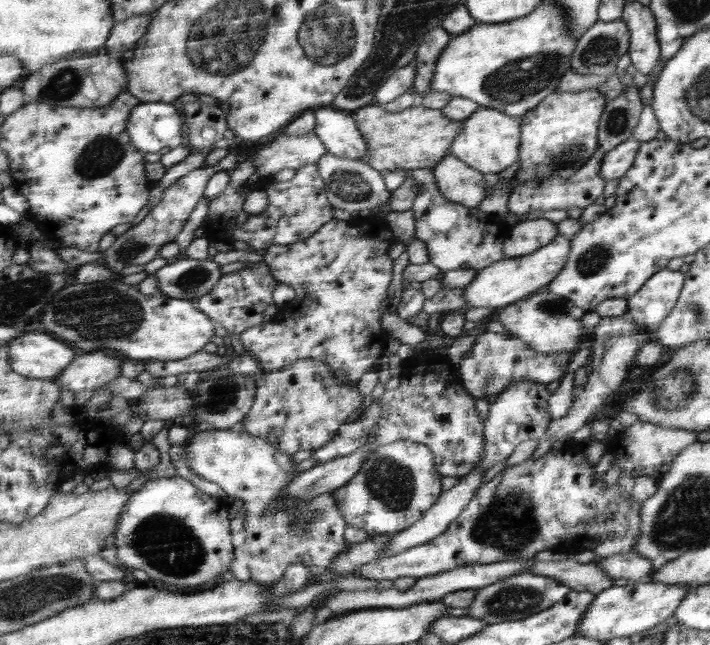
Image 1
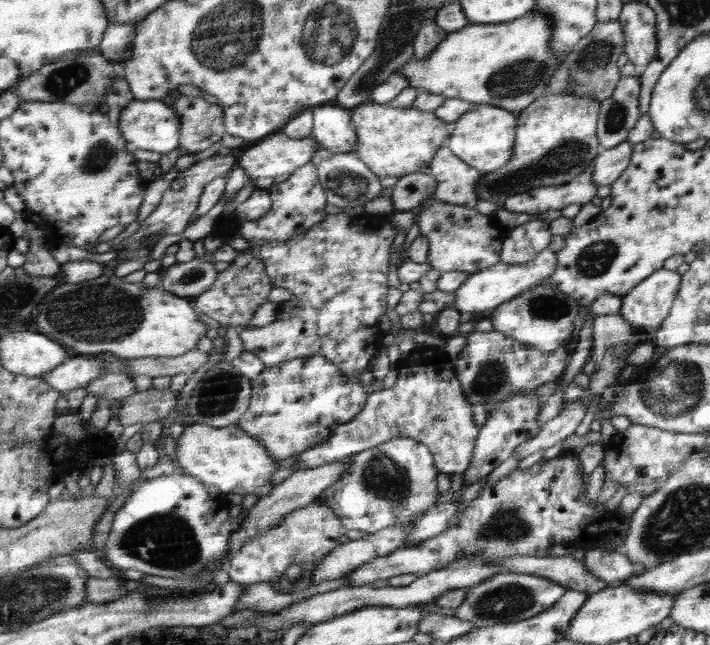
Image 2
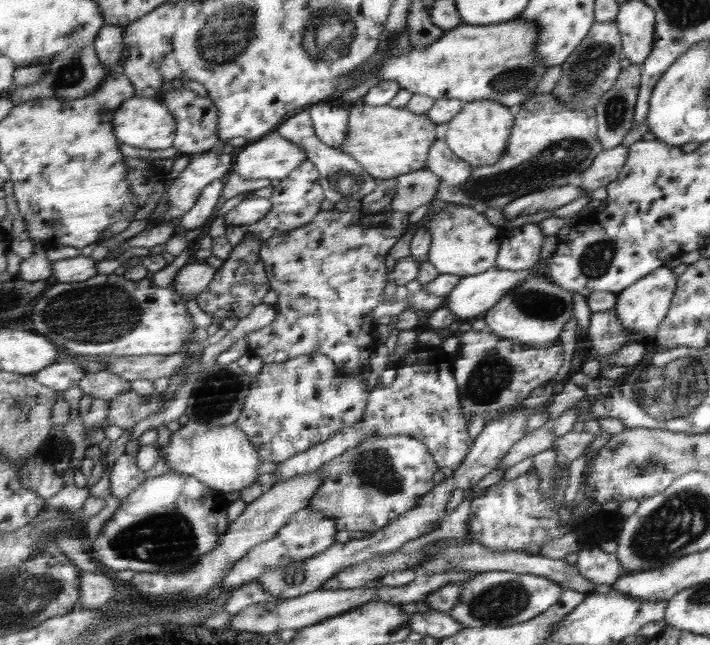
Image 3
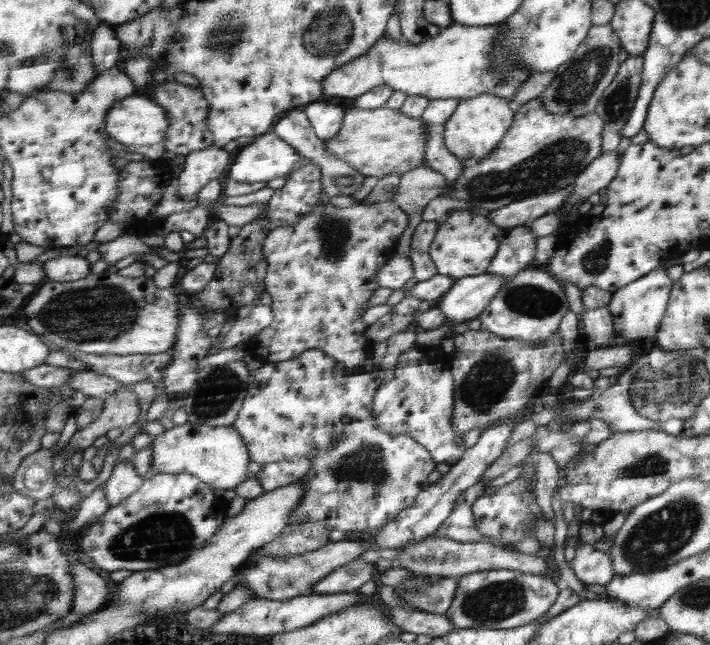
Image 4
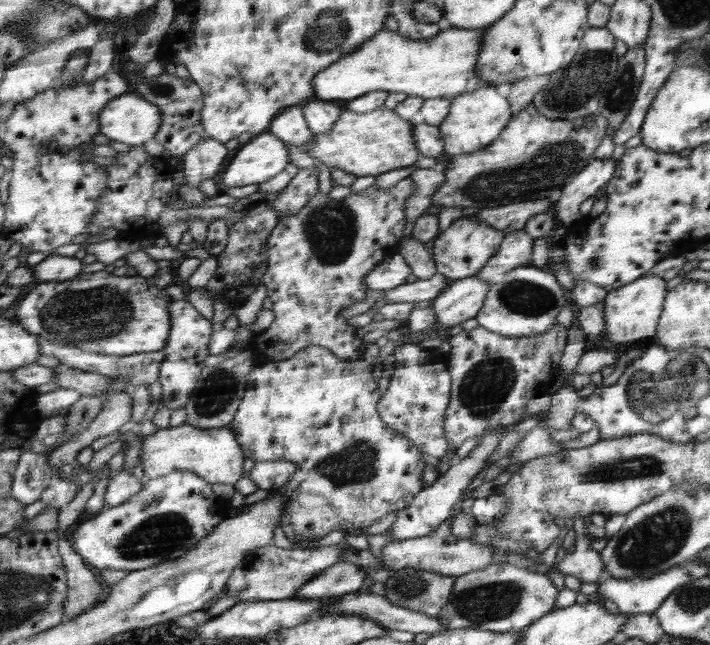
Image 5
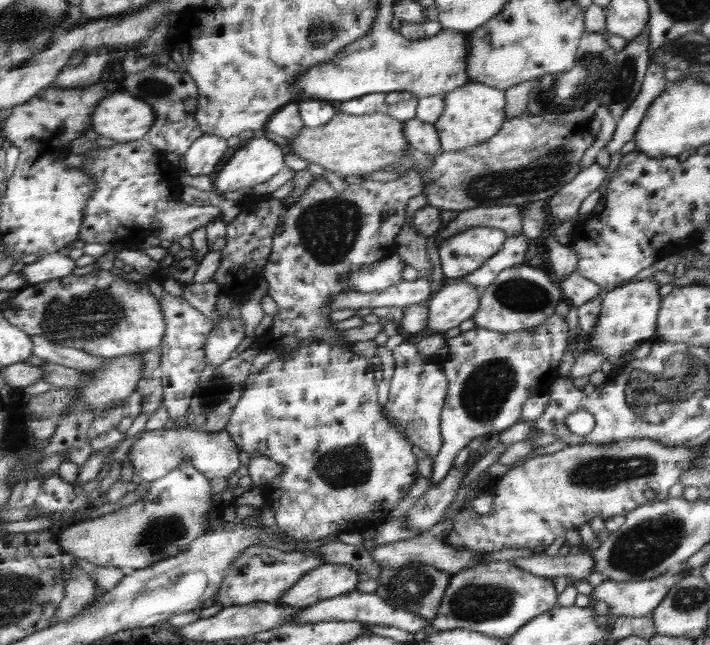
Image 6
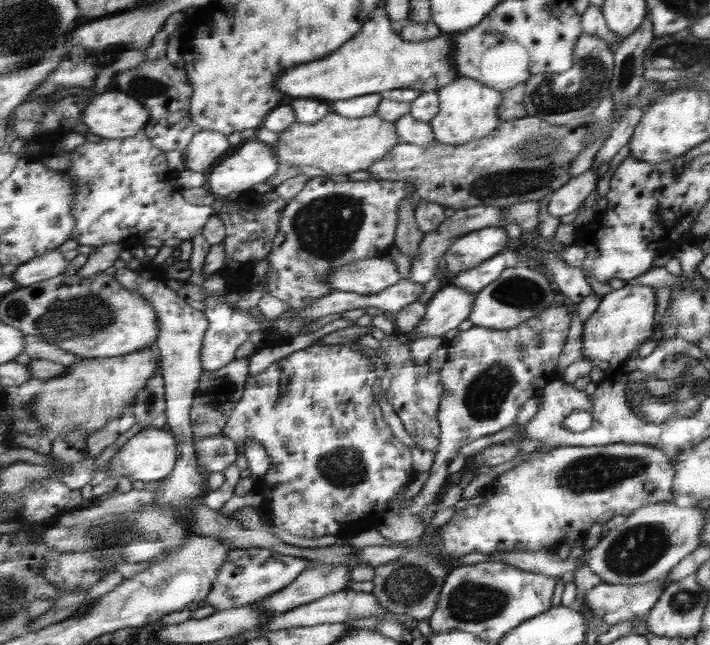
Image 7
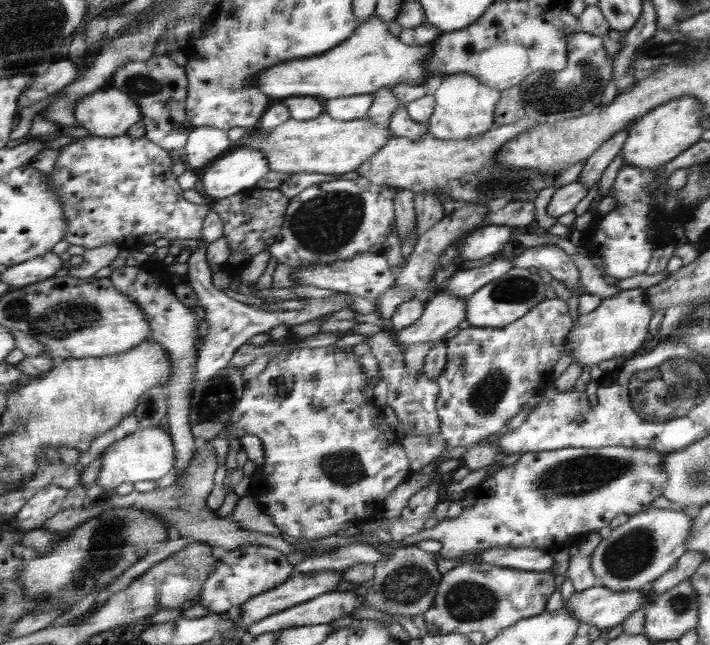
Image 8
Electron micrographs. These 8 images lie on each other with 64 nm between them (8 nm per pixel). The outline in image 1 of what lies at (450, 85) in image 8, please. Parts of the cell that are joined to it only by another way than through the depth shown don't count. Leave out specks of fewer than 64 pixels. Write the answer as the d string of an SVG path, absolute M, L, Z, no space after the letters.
M481 106L474 114L470 114L462 121L464 121L463 132L455 138L450 152L458 160L462 160L482 175L498 175L519 160L523 126L520 117L514 118L504 114L503 111Z

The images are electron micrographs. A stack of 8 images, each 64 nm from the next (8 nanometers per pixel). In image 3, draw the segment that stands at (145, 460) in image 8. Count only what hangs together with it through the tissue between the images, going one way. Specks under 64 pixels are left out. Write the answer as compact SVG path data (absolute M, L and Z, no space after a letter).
M189 421L172 434L170 445L162 450L166 463L176 471L191 475L218 489L221 493L244 490L258 482L259 452L248 439L248 434L237 424L211 425Z

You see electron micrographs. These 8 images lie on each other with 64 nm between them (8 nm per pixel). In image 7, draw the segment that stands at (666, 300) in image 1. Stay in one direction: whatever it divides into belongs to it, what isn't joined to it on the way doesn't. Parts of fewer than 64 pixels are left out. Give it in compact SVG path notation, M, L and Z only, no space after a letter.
M624 285L604 295L598 310L584 324L582 334L583 358L597 362L606 360L610 366L622 362L632 350L636 350L646 338L654 334L654 316L656 316L656 294L654 288L646 285Z

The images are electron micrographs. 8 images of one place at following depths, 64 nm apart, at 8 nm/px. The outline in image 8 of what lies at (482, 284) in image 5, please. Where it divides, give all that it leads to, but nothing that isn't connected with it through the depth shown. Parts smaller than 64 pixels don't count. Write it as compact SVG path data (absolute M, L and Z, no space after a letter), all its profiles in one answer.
M442 291L425 303L422 316L408 328L392 332L404 348L422 342L441 342L446 332L467 320L467 297Z

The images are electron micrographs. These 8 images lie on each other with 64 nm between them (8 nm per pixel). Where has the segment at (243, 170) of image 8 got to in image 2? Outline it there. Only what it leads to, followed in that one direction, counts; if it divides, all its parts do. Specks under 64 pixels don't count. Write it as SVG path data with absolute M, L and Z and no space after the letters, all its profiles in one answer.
M281 132L255 142L238 166L242 166L249 177L274 179L307 165L320 148L322 146L312 134L297 139Z

